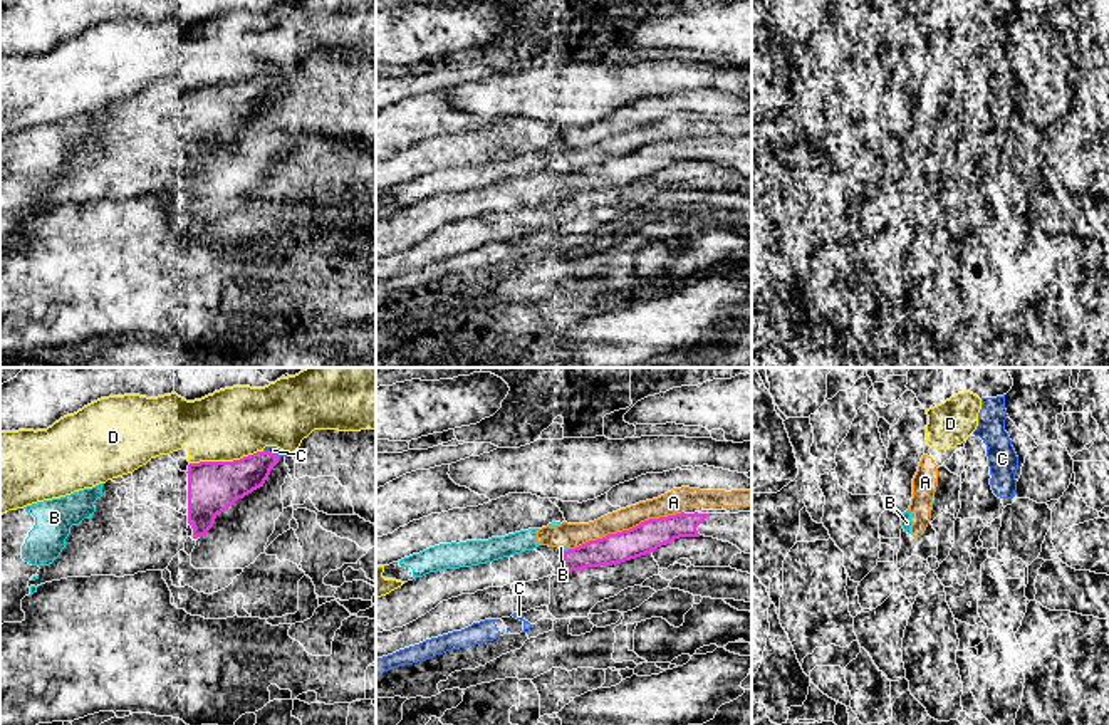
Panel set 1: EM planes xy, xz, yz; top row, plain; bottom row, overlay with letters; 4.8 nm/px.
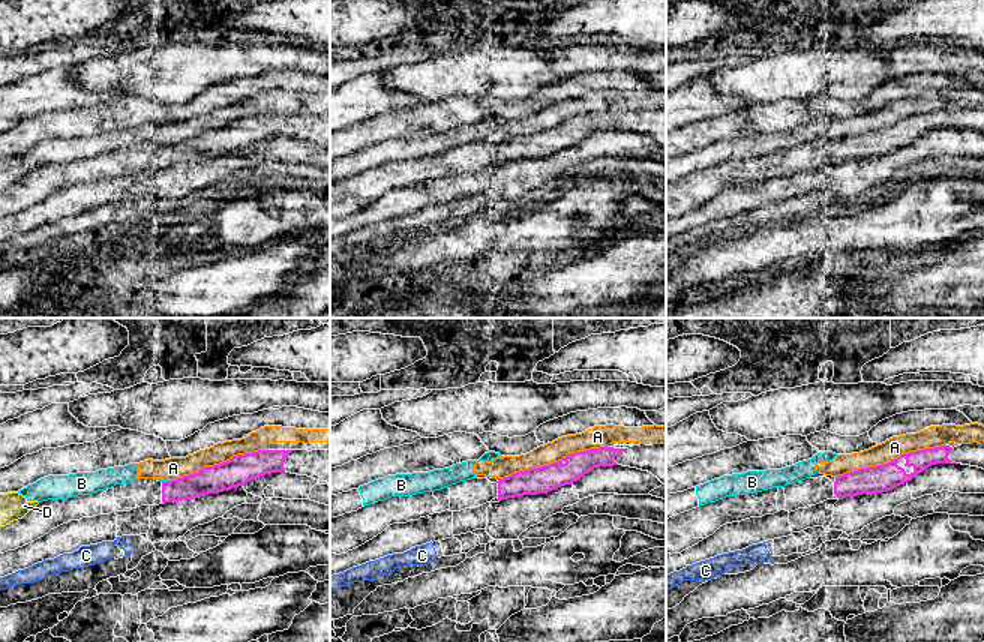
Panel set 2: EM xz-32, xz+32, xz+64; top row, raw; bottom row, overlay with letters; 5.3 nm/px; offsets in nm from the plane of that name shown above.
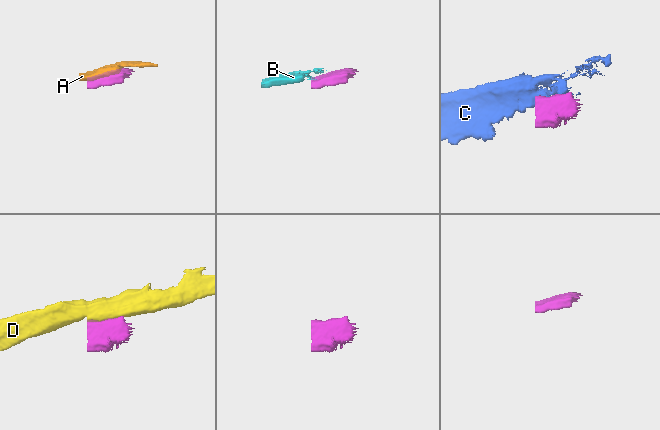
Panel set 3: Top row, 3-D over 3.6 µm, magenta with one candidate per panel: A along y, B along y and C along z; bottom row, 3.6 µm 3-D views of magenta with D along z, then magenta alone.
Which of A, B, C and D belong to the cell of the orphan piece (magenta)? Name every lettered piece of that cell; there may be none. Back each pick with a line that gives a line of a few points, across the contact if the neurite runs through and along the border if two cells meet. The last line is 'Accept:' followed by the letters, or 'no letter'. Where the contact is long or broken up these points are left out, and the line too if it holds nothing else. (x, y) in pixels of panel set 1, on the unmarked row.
Accept: no letter

